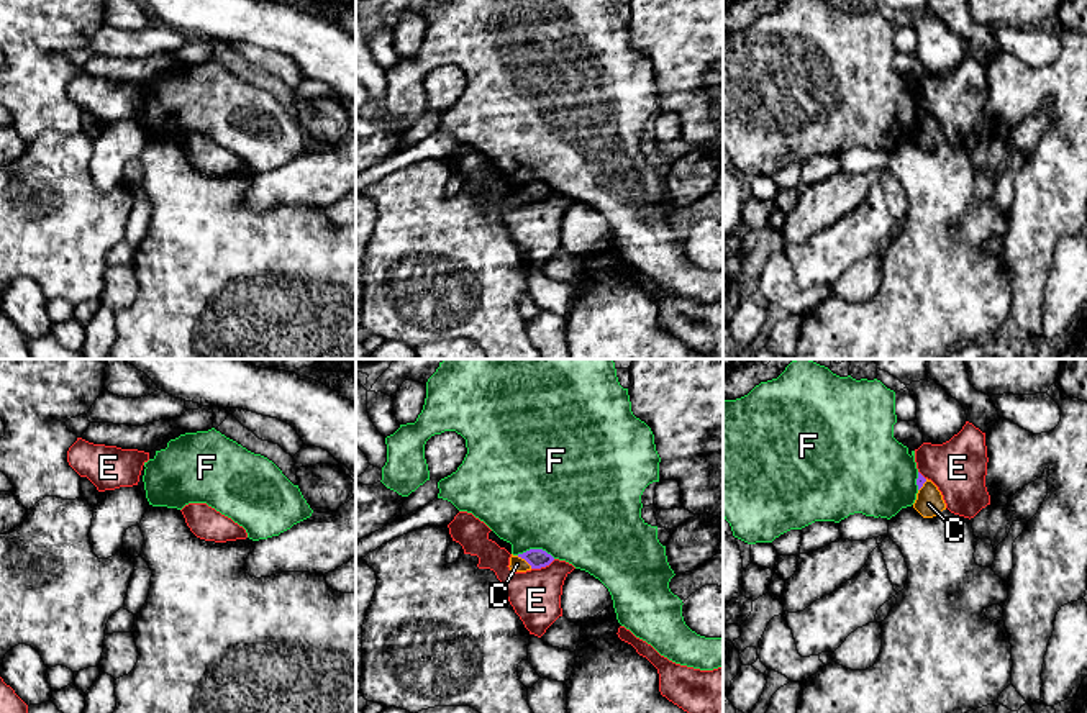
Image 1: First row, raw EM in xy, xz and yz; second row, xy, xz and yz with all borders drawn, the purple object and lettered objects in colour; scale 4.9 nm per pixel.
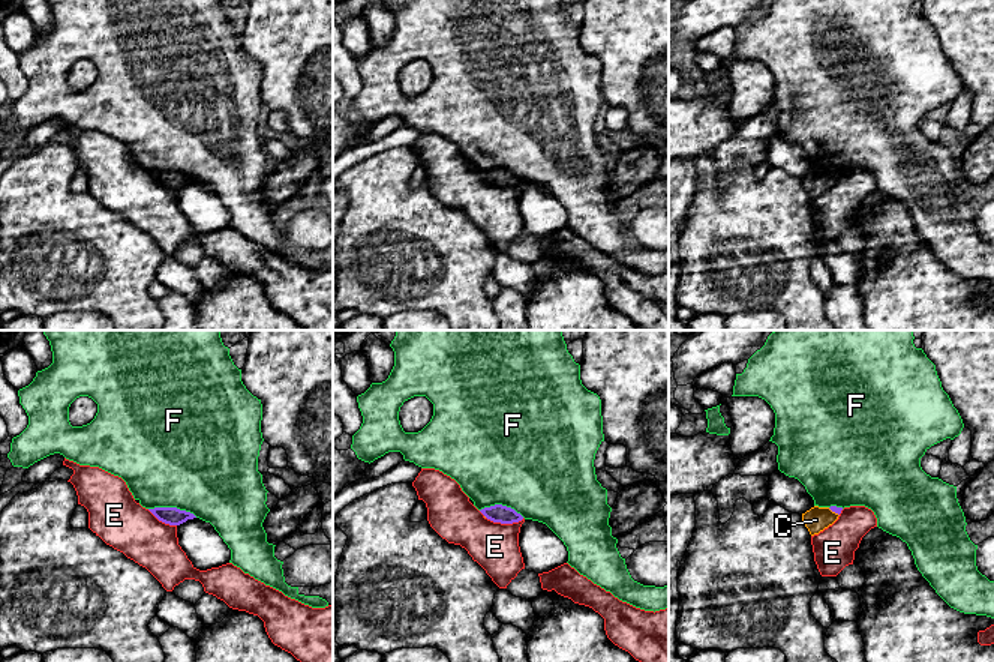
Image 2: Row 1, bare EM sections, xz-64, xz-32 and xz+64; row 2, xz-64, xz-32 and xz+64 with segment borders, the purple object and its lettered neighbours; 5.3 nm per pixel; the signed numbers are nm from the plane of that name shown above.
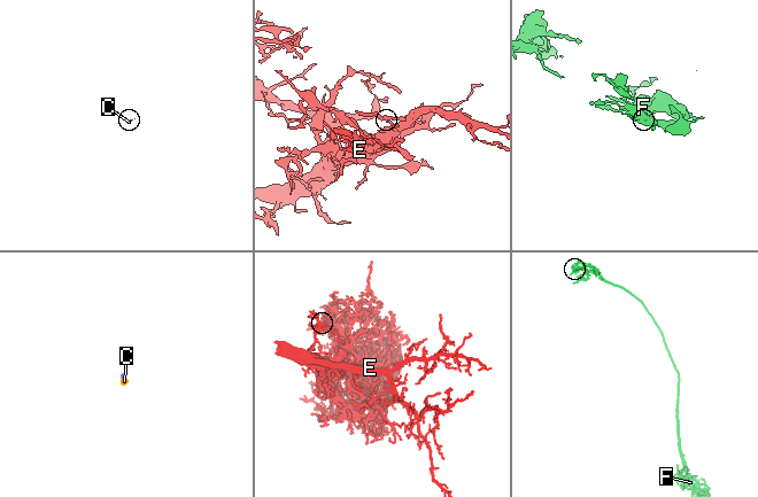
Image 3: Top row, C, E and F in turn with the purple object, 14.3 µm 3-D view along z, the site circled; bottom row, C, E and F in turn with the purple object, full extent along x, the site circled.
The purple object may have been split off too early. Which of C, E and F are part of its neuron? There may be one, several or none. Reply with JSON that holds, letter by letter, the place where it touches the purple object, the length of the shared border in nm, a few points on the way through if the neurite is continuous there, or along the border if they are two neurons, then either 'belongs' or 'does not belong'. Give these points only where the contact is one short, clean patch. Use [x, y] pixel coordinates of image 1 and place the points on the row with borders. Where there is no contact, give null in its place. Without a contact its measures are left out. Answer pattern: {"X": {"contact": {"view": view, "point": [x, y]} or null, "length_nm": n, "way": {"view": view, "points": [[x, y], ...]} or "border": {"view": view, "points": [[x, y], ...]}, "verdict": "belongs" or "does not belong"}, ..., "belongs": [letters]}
{"C": {"contact": {"view": "xz", "point": [525, 559]}, "length_nm": 100, "way": {"view": "xz", "points": [[536, 558], [525, 559], [517, 564]]}, "verdict": "belongs"}, "E": {"contact": {"view": "xz", "point": [543, 566]}, "length_nm": 130, "border": {"view": "xz", "points": [[554, 559], [532, 569]]}, "verdict": "does not belong"}, "F": {"contact": {"view": "xz", "point": [536, 549]}, "length_nm": 190, "border": {"view": "xz", "points": [[517, 554], [527, 549], [545, 549], [554, 558]]}, "verdict": "does not belong"}, "belongs": ["C"]}

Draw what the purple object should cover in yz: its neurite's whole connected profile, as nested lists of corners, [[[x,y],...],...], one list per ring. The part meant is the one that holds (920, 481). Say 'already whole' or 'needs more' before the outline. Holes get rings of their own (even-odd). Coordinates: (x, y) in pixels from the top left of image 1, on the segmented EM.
needs more | [[[918,472],[916,485],[918,485],[918,493],[913,508],[923,518],[933,518],[943,510],[946,510],[946,503],[938,487],[931,480],[925,479],[920,472]]]

